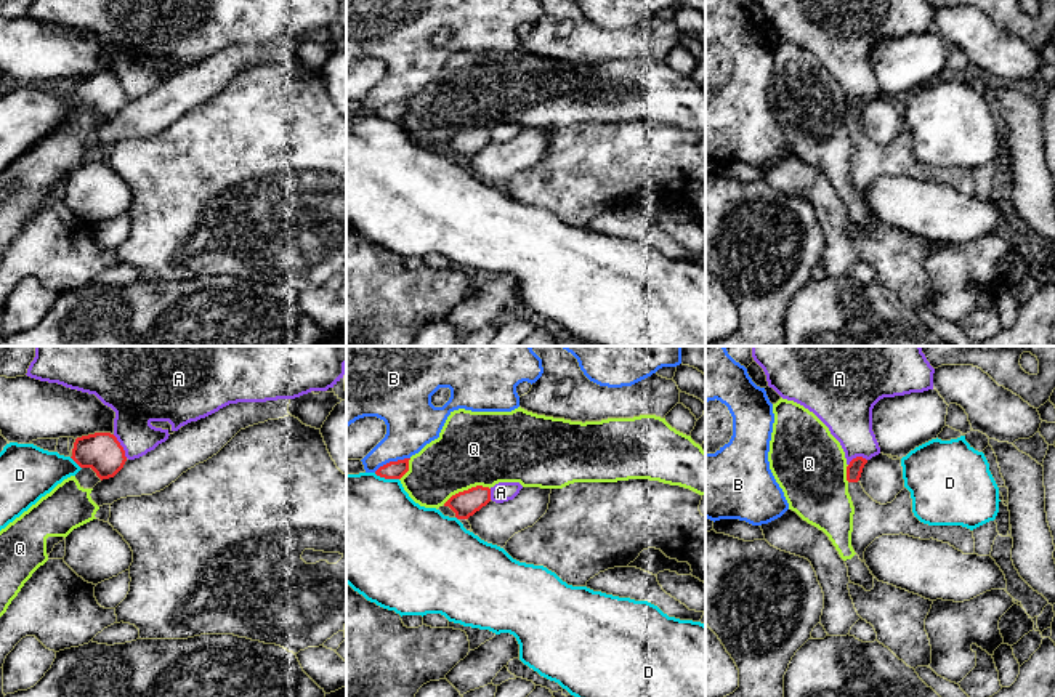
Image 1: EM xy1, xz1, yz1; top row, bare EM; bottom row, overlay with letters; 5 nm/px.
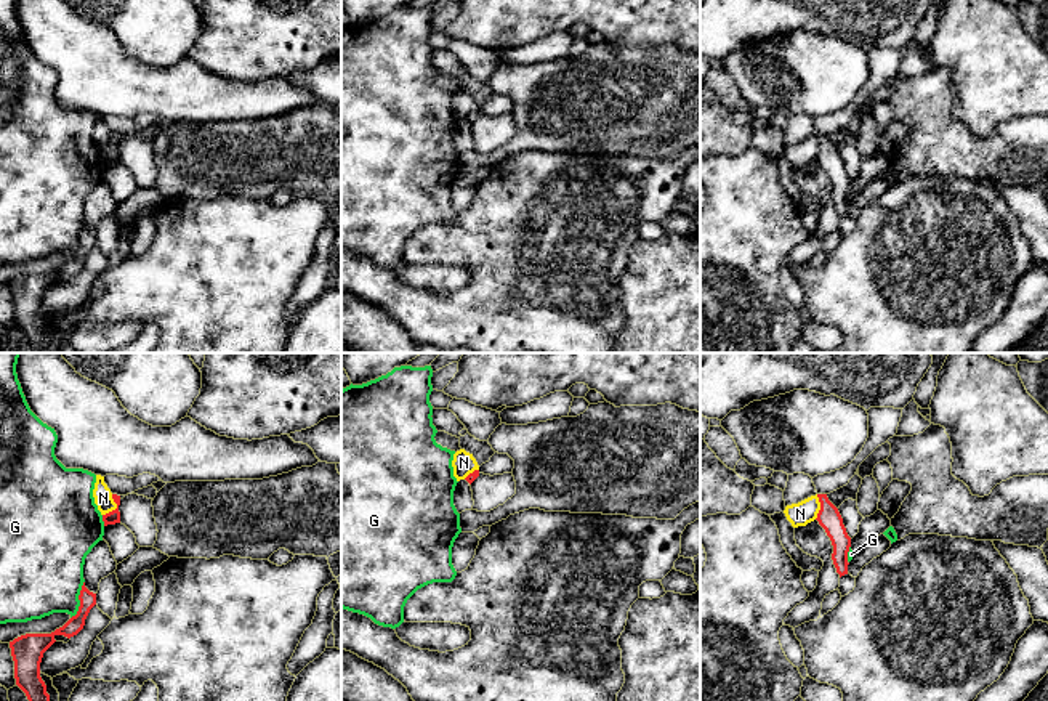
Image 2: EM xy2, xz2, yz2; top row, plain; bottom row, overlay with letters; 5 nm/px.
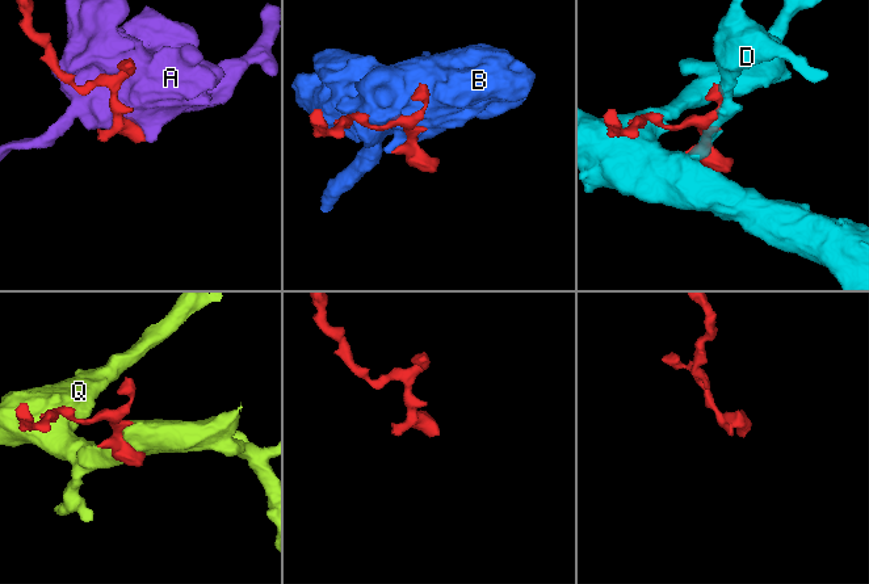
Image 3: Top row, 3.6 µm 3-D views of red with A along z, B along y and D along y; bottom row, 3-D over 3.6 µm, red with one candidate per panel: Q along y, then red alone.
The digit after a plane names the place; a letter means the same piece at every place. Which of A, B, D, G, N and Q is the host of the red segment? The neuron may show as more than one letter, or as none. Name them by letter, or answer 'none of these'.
none of these

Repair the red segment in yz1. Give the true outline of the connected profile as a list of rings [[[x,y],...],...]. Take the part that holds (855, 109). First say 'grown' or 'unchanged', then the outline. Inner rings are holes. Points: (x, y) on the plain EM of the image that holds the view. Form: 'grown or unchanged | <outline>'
grown | [[[856,98],[847,107],[848,135],[851,138],[853,173],[851,187],[864,202],[866,189],[882,176],[909,176],[920,181],[938,181],[949,184],[964,195],[975,195],[973,173],[962,167],[928,167],[920,163],[912,154],[911,133],[904,128],[891,144],[874,143],[863,130],[859,119],[866,99]]]

